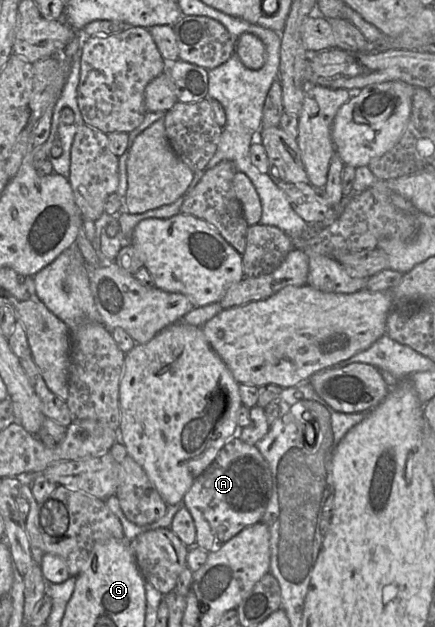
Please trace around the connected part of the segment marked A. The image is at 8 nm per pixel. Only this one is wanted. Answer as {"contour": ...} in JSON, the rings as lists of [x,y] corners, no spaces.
{"contour":[[[239,437],[230,438],[220,449],[212,463],[194,480],[182,502],[190,512],[196,528],[196,546],[207,552],[218,549],[245,527],[261,521],[272,493],[270,468],[254,446]]]}

